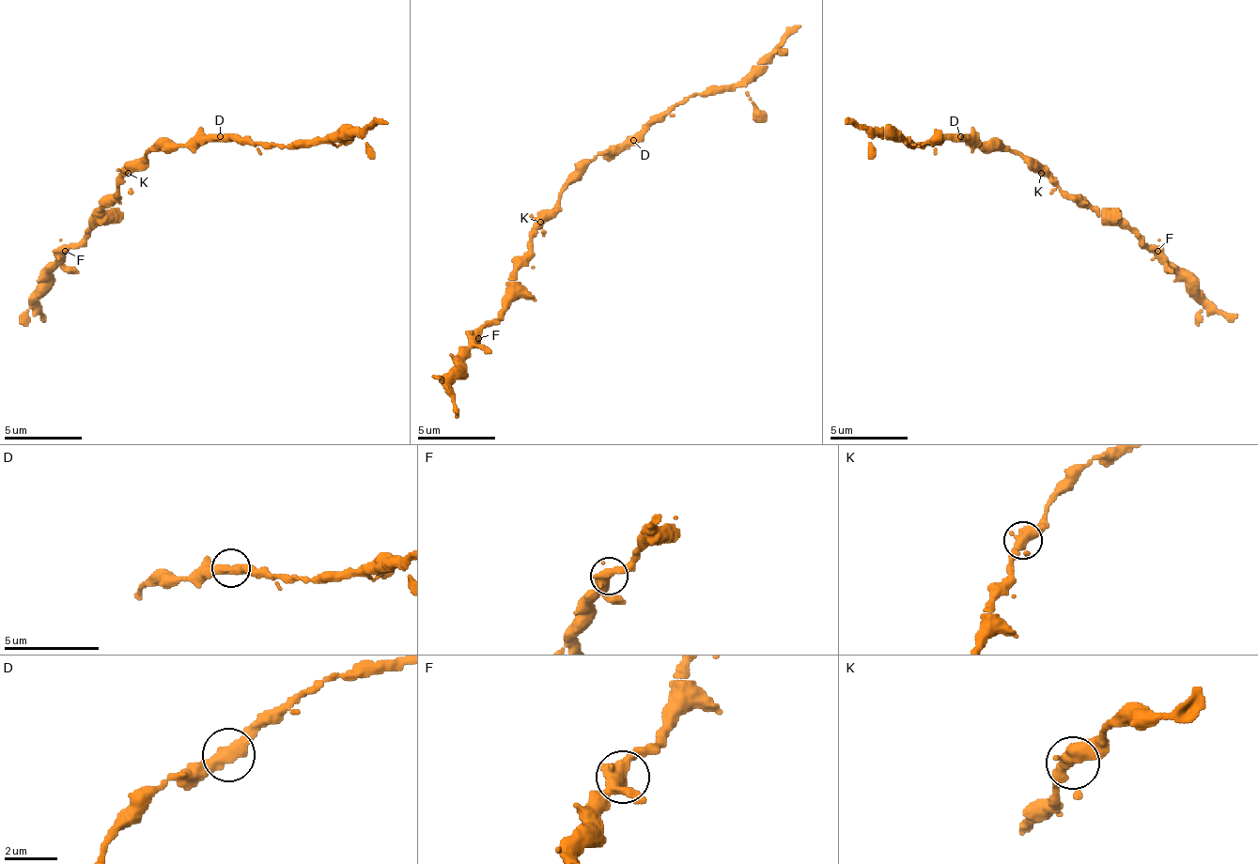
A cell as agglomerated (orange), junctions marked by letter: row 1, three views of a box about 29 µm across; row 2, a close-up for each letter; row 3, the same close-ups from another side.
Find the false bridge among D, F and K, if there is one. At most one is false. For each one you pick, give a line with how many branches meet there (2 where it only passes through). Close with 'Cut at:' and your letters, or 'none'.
Cut at: none

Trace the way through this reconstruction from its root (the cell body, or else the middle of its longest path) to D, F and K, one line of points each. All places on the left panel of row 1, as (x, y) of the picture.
D: (147, 153), (155, 149), (201, 146), (221, 137)
F: (147, 153), (124, 177), (119, 188), (104, 204), (104, 211), (97, 223), (65, 251)
K: (147, 153), (135, 169), (128, 173)

